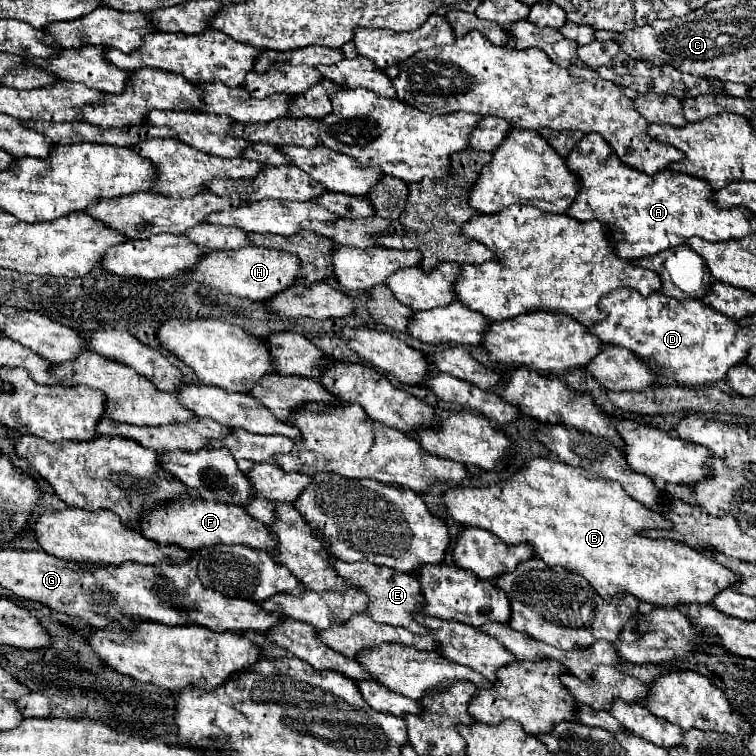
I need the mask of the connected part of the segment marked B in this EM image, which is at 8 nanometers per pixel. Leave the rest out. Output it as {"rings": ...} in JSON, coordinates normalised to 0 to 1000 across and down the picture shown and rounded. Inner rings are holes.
{"rings":[[[701,606],[701,608],[696,608],[696,616],[693,616],[693,619],[688,619],[683,627],[677,627],[677,630],[669,632],[667,638],[648,640],[648,643],[640,643],[640,646],[632,646],[632,643],[598,643],[598,646],[593,646],[590,651],[585,651],[585,667],[587,667],[587,672],[593,675],[593,680],[595,680],[603,690],[608,690],[608,693],[614,693],[614,696],[632,696],[632,698],[640,698],[640,701],[656,706],[659,712],[664,712],[664,714],[672,717],[672,720],[677,720],[677,717],[680,717],[680,720],[688,720],[688,717],[701,720],[701,722],[706,725],[706,733],[709,733],[717,743],[722,743],[725,749],[746,749],[749,754],[772,762],[772,765],[783,772],[783,778],[786,778],[799,794],[810,791],[812,786],[836,786],[836,788],[841,788],[844,794],[852,794],[852,796],[865,799],[865,802],[939,799],[942,791],[944,791],[952,780],[966,778],[968,772],[974,772],[974,767],[979,767],[968,754],[958,751],[958,749],[950,746],[944,738],[939,738],[939,735],[934,735],[934,733],[929,733],[929,730],[923,730],[923,728],[907,722],[905,717],[860,714],[860,712],[844,709],[844,704],[852,701],[852,698],[881,698],[884,690],[878,688],[876,680],[870,680],[870,677],[854,672],[852,667],[847,667],[847,664],[831,659],[831,653],[825,653],[825,648],[823,648],[820,640],[815,640],[815,638],[810,638],[810,635],[802,635],[802,632],[794,632],[791,627],[783,627],[783,624],[778,624],[778,622],[772,622],[772,619],[757,619],[754,614],[746,614],[746,611],[741,611],[741,608],[730,608],[730,606]]]}

